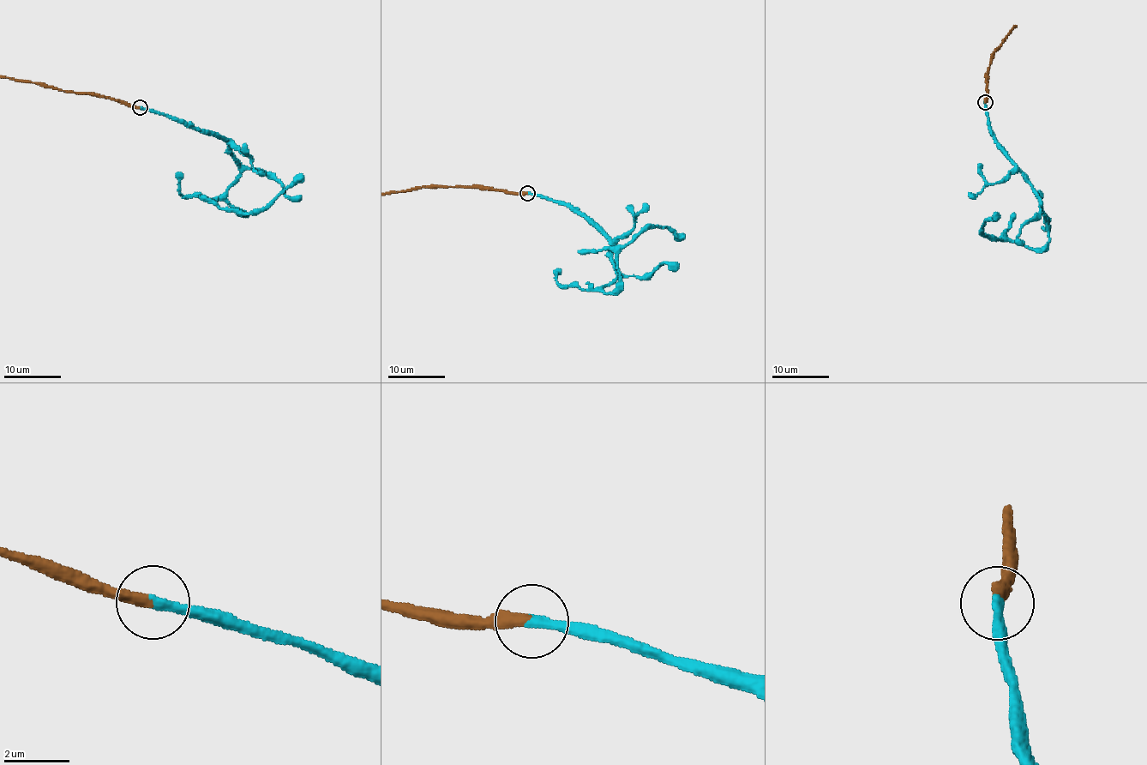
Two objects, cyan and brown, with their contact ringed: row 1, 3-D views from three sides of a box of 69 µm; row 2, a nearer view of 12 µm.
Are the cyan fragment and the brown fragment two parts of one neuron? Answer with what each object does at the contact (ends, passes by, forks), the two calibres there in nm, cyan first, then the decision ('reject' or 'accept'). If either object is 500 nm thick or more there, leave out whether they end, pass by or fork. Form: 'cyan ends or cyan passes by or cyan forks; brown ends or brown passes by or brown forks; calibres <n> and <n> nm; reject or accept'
cyan ends; brown ends; calibres 320 and 360 nm; accept

